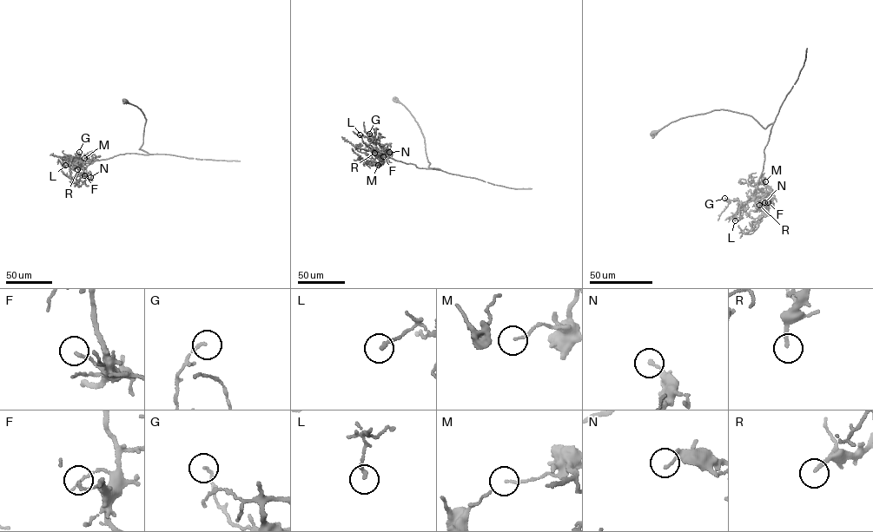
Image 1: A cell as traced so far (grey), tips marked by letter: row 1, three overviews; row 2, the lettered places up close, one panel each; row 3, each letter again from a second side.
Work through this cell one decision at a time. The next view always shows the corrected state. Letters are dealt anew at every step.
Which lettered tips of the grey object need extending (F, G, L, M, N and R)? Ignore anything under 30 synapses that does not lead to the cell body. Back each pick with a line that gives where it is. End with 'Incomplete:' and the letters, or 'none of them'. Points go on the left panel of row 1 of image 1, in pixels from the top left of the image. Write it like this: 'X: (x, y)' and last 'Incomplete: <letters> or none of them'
L: (65, 165)
Incomplete: L

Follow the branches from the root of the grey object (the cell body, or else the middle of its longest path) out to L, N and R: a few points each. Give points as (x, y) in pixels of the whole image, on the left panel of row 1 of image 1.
L: (126, 101), (141, 109), (146, 119), (142, 143), (139, 149), (148, 154), (126, 153), (91, 163), (65, 165)
N: (126, 101), (146, 119), (139, 149), (148, 154), (126, 153), (95, 160), (85, 168), (86, 177), (90, 177)
R: (126, 101), (141, 109), (146, 119), (139, 149), (148, 154), (119, 154), (77, 169)

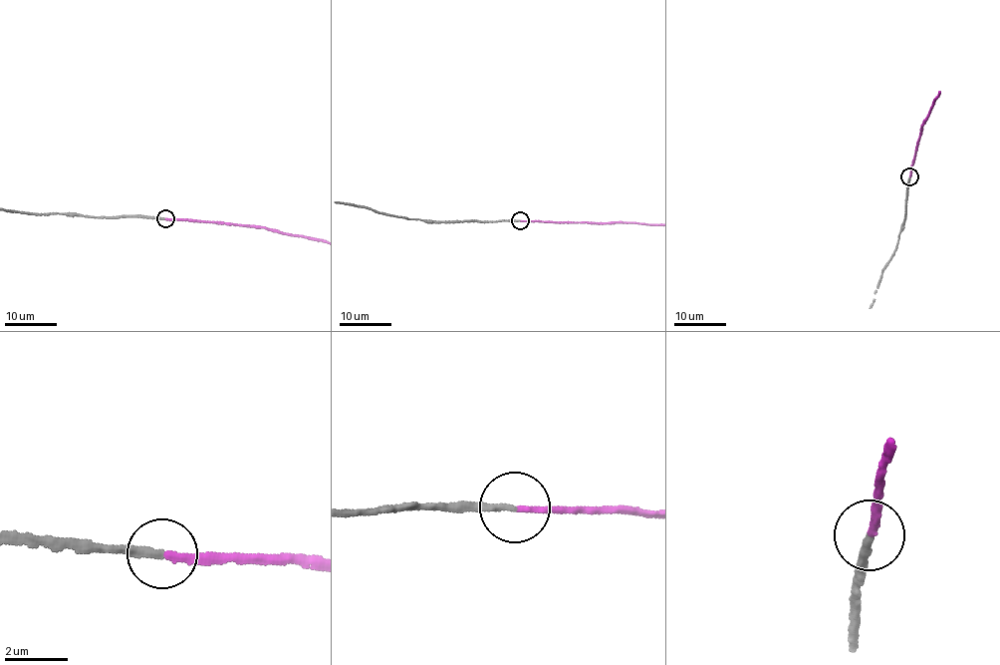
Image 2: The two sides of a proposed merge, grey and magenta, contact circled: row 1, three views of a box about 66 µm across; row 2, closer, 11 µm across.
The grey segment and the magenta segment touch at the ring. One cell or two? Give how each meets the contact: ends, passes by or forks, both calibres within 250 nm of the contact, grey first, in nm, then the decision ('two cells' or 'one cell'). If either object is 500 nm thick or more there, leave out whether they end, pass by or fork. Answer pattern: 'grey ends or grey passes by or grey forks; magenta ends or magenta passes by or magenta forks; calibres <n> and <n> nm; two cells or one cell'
grey ends; magenta ends; calibres 220 and 200 nm; one cell

